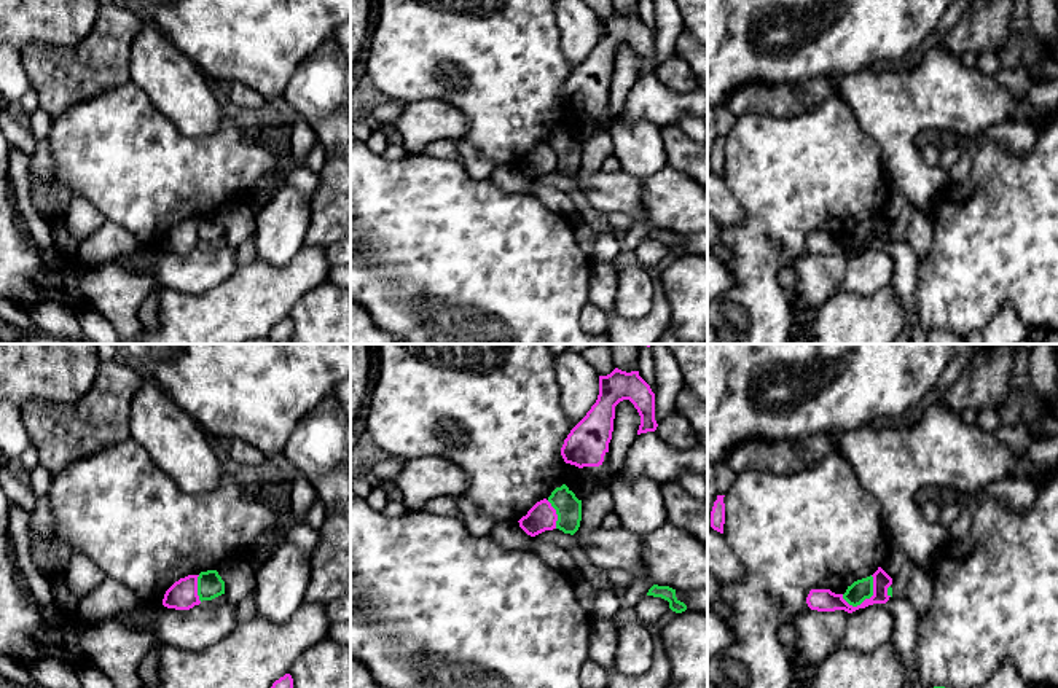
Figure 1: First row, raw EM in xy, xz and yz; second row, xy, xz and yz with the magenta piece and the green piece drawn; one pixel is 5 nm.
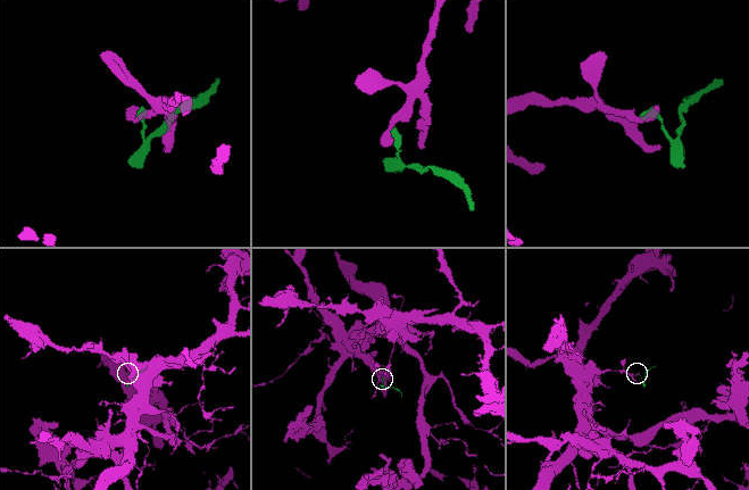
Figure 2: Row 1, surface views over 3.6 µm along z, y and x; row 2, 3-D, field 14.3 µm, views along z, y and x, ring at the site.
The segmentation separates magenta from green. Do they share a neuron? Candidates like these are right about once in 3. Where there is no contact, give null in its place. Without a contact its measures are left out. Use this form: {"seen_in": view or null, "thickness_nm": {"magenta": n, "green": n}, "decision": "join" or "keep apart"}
{"seen_in": "yz", "thickness_nm": {"magenta": 110, "green": 110}, "decision": "keep apart"}

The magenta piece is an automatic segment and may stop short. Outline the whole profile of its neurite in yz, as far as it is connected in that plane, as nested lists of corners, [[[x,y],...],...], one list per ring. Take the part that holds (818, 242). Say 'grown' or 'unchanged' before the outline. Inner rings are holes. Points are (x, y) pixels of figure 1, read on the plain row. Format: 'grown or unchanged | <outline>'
unchanged | [[[881,212],[872,218],[873,220],[873,239],[865,242],[860,248],[852,250],[844,242],[843,237],[835,237],[830,233],[811,233],[806,247],[811,253],[817,255],[835,255],[844,253],[852,256],[859,252],[865,252],[873,247],[886,247],[889,244],[888,231],[892,228],[892,221]]]

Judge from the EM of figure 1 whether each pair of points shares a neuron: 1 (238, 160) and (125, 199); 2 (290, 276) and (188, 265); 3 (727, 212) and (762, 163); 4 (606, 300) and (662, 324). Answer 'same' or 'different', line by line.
1: same
2: different
3: different
4: same

